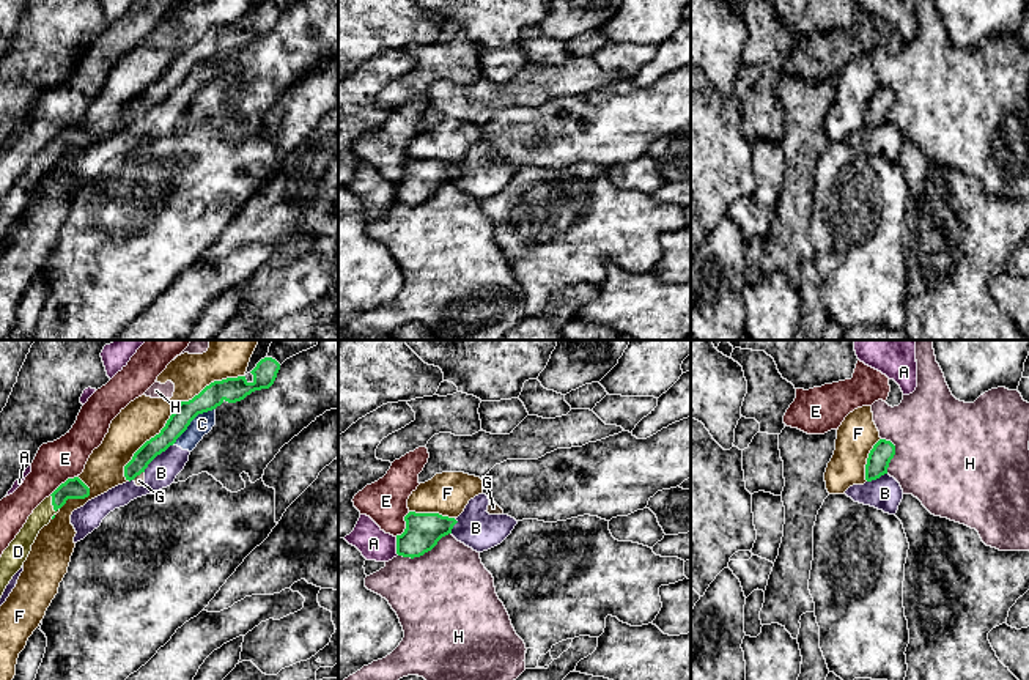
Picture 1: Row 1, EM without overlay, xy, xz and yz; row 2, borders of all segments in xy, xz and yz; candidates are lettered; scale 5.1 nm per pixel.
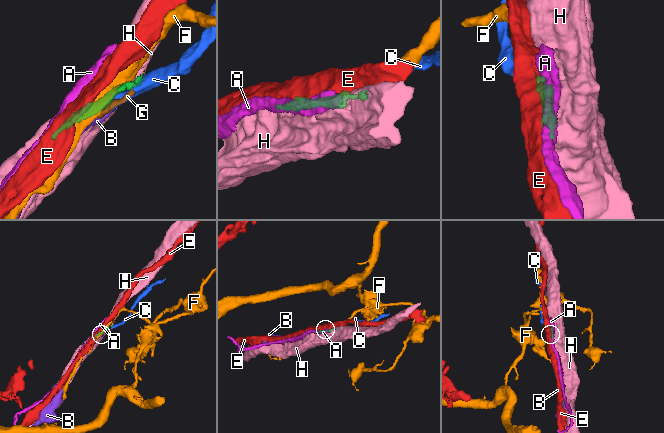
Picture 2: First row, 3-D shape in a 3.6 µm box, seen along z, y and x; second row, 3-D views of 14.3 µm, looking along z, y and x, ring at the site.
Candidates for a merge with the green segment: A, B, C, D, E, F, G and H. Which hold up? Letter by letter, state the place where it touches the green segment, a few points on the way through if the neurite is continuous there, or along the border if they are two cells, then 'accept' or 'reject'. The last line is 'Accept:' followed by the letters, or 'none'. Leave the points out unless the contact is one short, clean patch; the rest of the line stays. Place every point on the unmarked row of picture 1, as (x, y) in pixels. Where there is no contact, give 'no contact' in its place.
A: xz (397, 194) | along xz (395, 184), (395, 199), (398, 202) | reject
B: xy (158, 101) | reject
C: xy (192, 66) | along xy (214, 55), (200, 60), (173, 90) | reject
D: xy (54, 155) | accept
E: xz (406, 173) | along xz (409, 159), (405, 164), (405, 177), (395, 183) | reject
F: xy (173, 59) | reject
G: xy (137, 121) | along xy (143, 118), (132, 126) | reject
H: xz (424, 200) | reject
Accept: D

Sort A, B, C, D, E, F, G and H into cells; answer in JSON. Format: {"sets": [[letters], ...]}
{"sets": [["A"], ["B", "C", "G"], ["D"], ["E"], ["F"], ["H"]]}

